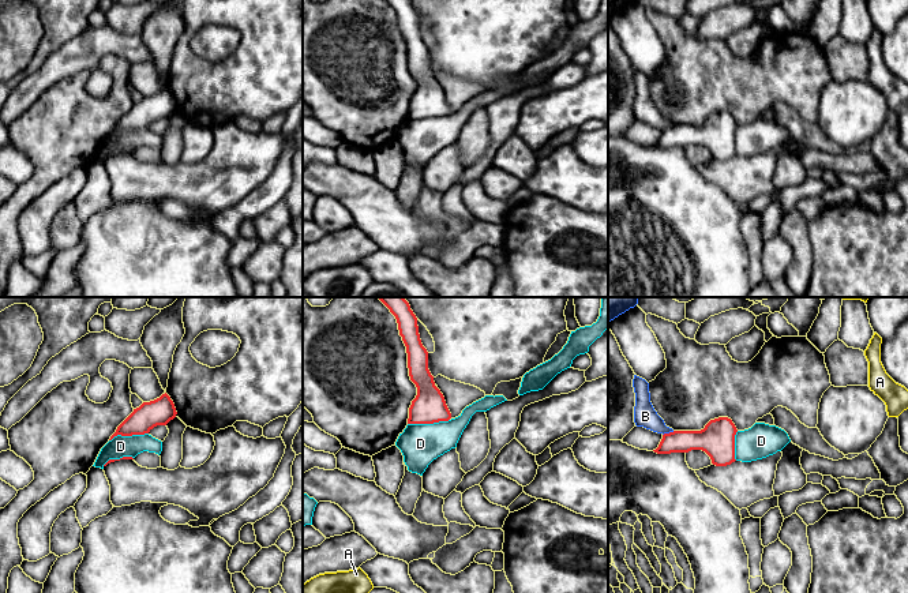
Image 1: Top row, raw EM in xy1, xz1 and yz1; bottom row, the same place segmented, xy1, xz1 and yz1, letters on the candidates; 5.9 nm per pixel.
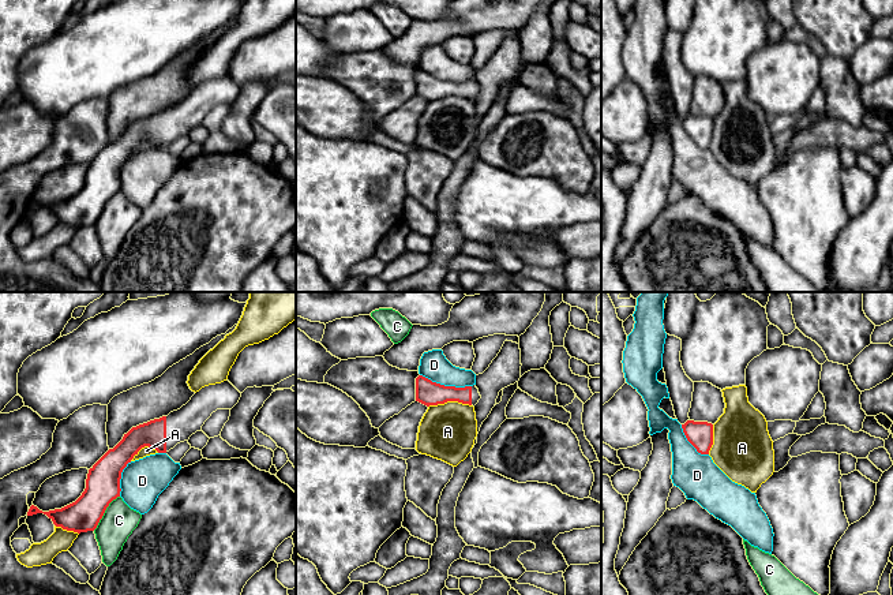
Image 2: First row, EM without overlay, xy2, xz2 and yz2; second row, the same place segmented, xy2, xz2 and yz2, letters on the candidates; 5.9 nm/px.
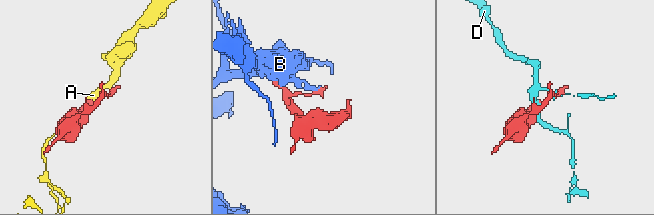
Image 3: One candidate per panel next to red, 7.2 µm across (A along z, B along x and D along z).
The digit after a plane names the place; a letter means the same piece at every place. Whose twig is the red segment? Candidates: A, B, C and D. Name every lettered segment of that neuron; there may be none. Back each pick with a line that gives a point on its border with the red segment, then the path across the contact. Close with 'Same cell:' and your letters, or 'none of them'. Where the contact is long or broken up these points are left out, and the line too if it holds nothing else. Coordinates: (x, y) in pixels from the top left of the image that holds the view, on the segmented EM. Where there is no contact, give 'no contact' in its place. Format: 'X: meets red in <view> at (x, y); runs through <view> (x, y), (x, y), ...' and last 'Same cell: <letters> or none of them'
Same cell: none of them

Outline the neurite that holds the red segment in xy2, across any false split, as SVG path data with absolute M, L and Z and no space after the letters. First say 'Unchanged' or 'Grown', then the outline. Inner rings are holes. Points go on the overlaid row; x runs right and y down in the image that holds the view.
Grown. M228 379L202 388L180 409L132 427L124 434L123 439L89 469L86 489L75 502L49 512L31 505L27 516L44 513L63 529L78 534L94 531L109 504L120 497L123 469L142 448L149 446L158 453L169 452L200 431L213 412L232 409L240 397L241 393Z

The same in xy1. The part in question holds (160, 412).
Unchanged. M165 393L160 398L143 402L117 427L116 432L110 436L132 436L149 434L157 425L166 425L176 417L177 412L173 401Z

